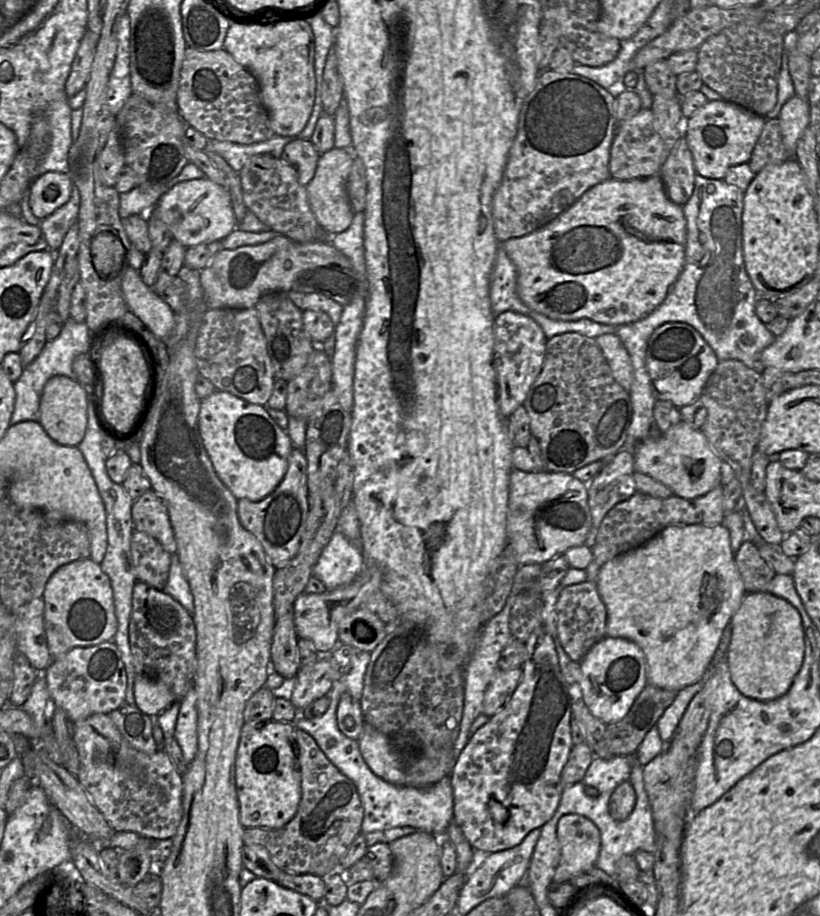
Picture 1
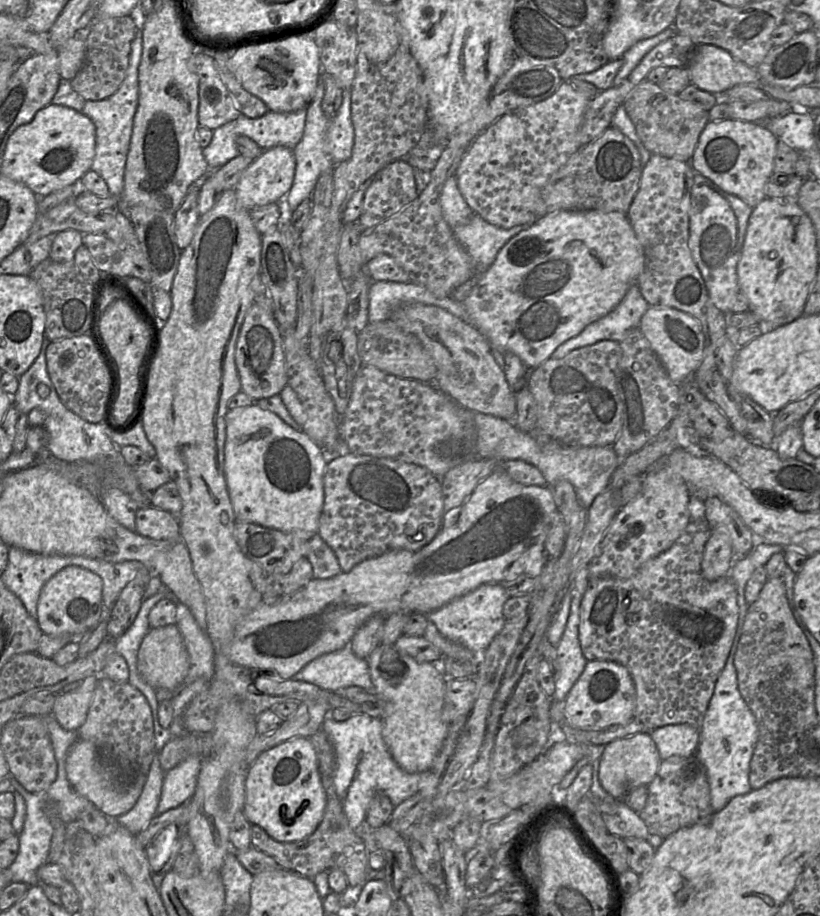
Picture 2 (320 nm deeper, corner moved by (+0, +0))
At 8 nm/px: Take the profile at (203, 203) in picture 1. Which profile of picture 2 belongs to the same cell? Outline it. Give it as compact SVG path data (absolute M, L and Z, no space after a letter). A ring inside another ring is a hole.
M275 146L262 153L242 173L235 186L238 201L247 209L253 209L273 202L280 202L293 185L296 161L293 149Z

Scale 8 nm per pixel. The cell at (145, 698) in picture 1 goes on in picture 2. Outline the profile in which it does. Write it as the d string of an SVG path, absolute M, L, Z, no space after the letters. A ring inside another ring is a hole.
M176 625L150 629L144 637L137 655L137 670L152 688L174 690L185 679L190 667L189 655Z

